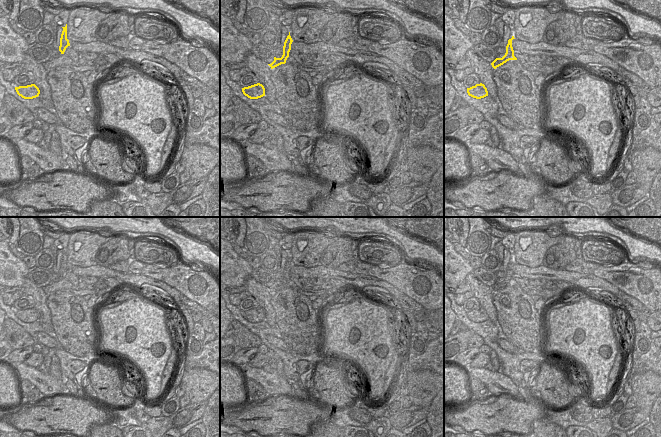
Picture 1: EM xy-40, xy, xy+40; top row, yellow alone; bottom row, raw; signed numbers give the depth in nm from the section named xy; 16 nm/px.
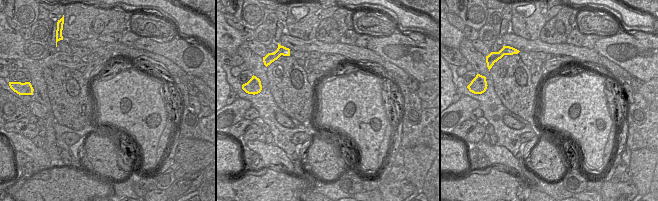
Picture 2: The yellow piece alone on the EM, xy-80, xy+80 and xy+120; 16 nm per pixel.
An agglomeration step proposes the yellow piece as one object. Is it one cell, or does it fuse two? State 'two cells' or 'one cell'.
two cells

